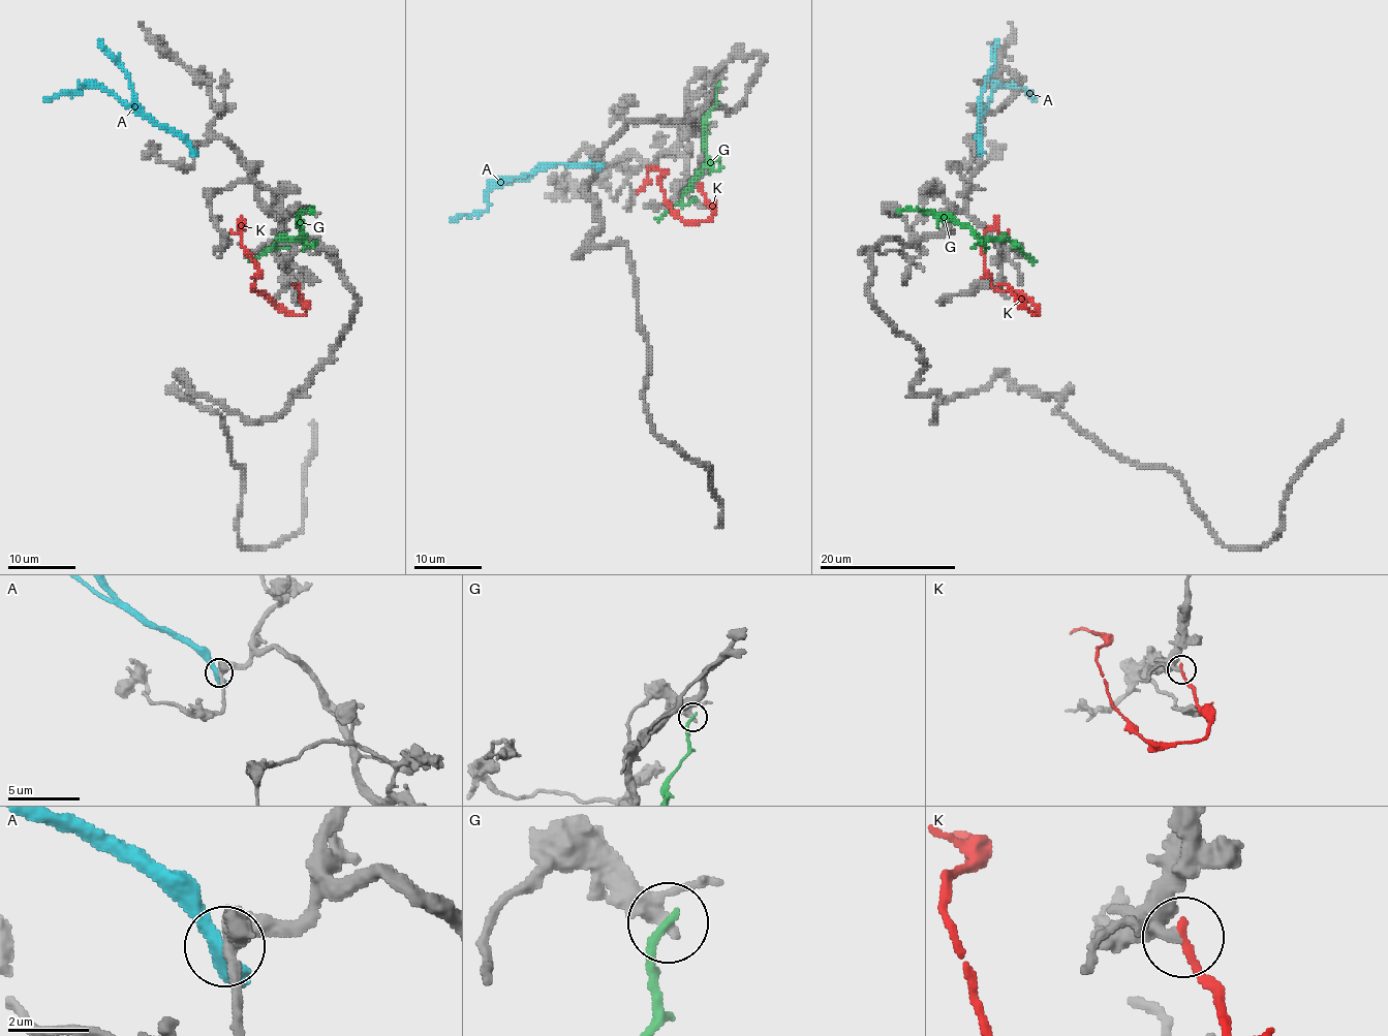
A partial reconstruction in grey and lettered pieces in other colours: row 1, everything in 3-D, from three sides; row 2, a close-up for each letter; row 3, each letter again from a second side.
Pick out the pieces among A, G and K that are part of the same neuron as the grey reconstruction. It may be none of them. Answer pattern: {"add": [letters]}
{"add": []}

